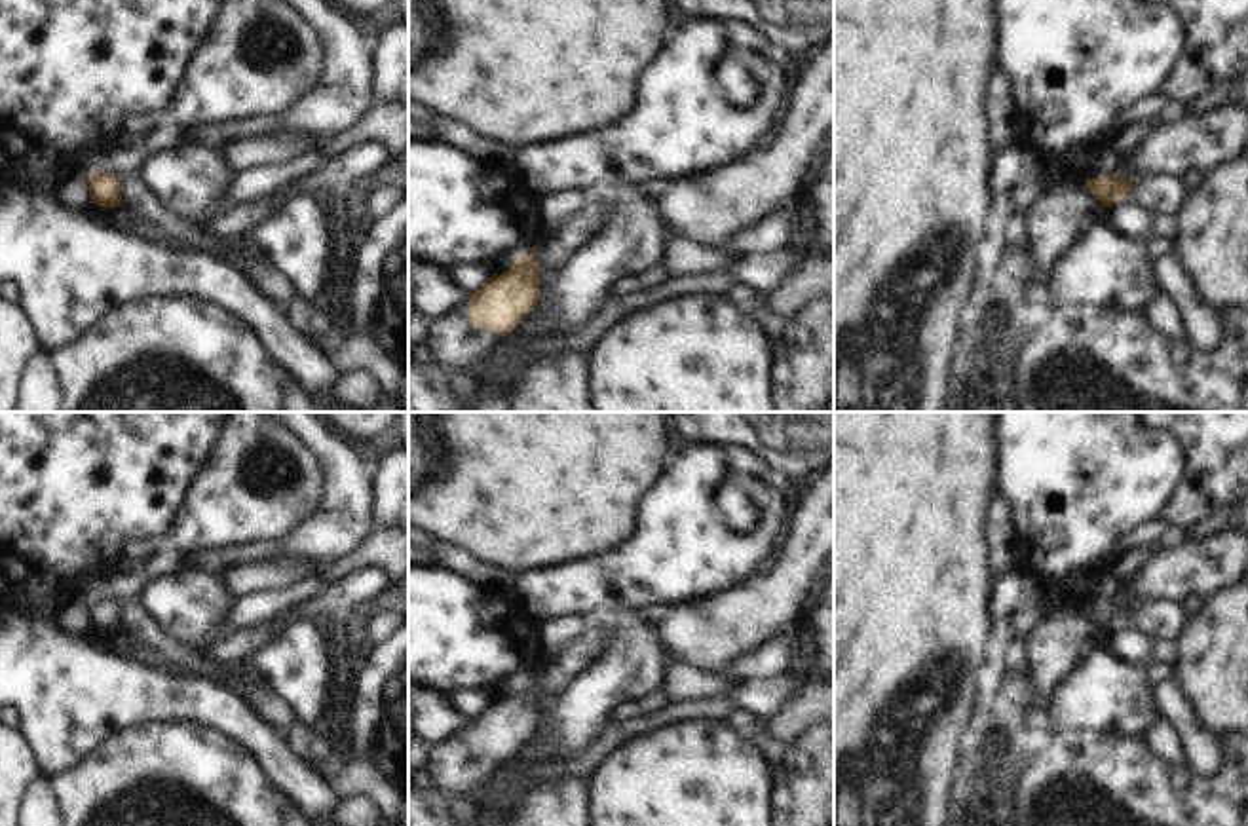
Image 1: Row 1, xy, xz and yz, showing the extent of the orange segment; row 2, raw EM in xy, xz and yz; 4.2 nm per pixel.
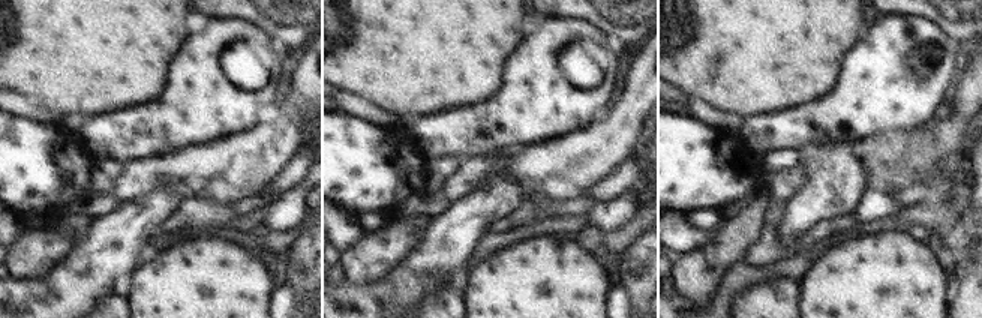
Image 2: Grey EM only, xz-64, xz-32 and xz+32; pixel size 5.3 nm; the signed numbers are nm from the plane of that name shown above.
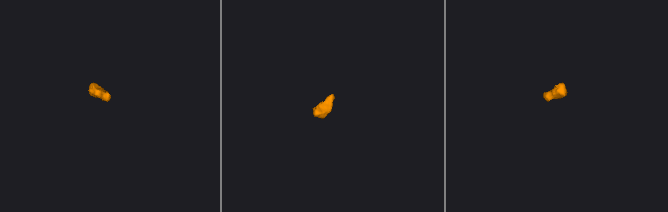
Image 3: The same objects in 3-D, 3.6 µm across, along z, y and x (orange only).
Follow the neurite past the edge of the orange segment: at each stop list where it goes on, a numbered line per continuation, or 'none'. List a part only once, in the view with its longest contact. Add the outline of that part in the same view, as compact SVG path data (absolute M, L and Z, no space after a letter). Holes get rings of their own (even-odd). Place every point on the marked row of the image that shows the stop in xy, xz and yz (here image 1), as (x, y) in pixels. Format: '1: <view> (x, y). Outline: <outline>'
1: xz (453, 340). Outline: M467 306L429 319L427 329L433 361L452 366L465 366L490 357L494 346L503 338L498 332L475 329L467 319Z

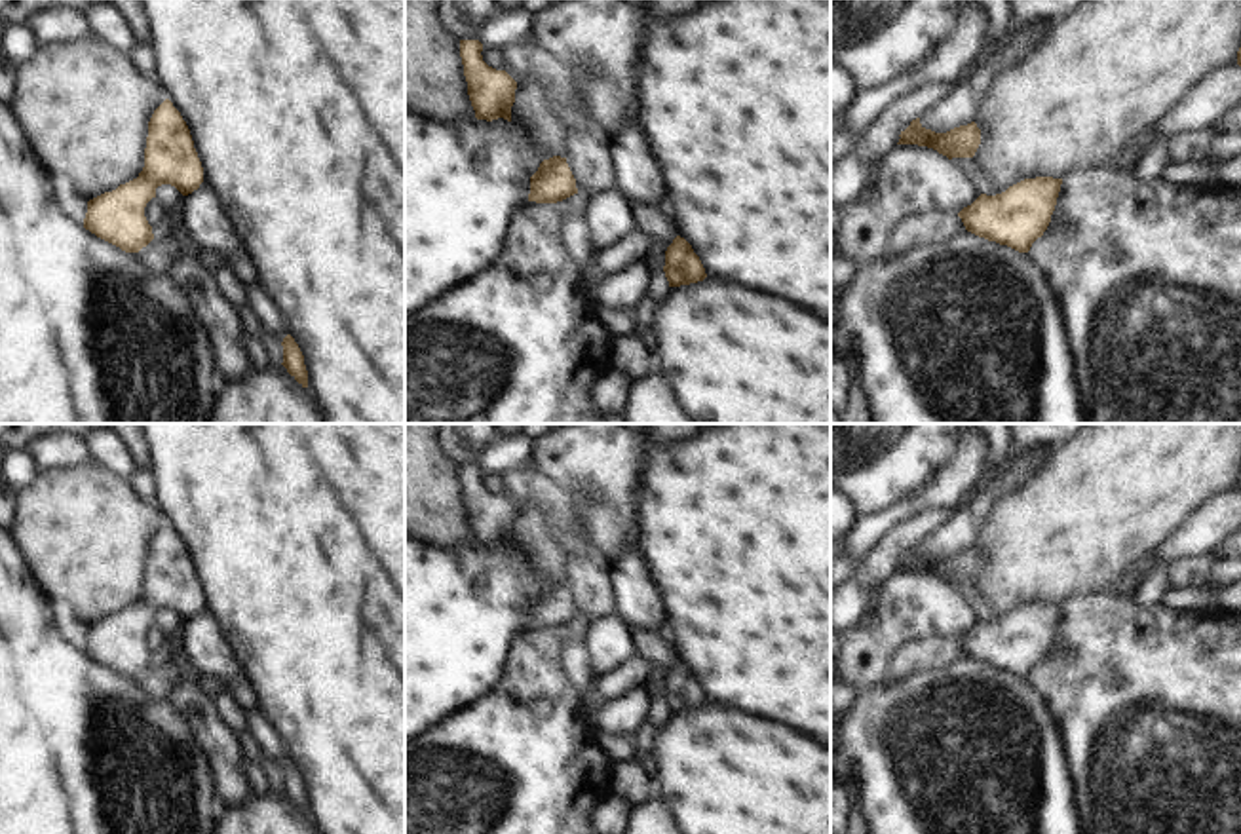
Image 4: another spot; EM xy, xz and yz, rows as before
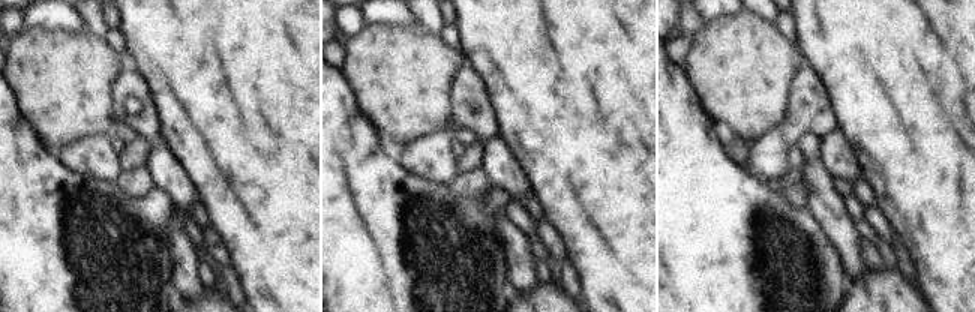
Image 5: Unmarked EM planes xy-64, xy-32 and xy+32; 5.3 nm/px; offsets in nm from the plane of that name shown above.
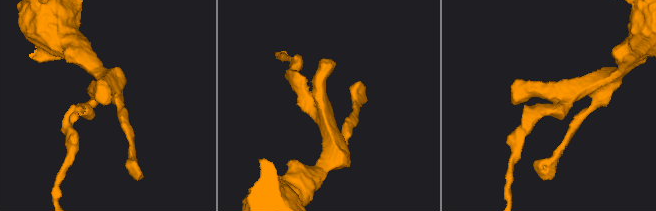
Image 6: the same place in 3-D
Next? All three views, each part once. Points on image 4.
none

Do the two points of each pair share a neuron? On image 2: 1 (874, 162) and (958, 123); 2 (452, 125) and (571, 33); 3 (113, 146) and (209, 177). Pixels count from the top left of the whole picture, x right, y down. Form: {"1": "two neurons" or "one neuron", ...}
{"1": "one neuron", "2": "one neuron", "3": "two neurons"}

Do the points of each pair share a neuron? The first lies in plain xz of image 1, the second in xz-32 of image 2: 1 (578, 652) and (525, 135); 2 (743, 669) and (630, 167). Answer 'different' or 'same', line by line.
1: different
2: same

